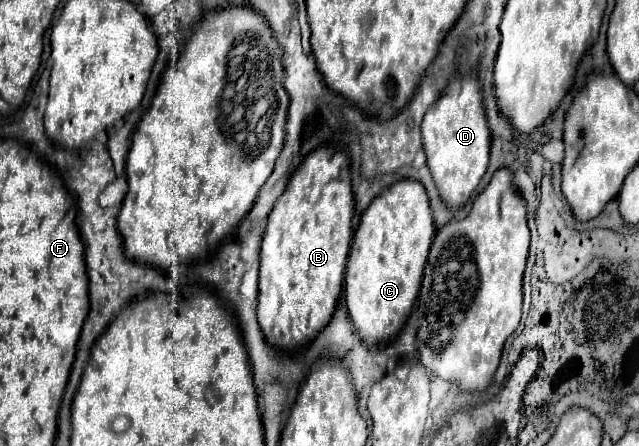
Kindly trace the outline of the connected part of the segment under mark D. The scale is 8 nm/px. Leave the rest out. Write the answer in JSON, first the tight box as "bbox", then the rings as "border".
{"bbox":[422,74,490,208],"border":[[[466,74],[450,80],[444,96],[424,116],[422,142],[442,202],[452,208],[462,208],[480,184],[490,154],[490,128],[484,114],[482,88],[476,78]]]}

